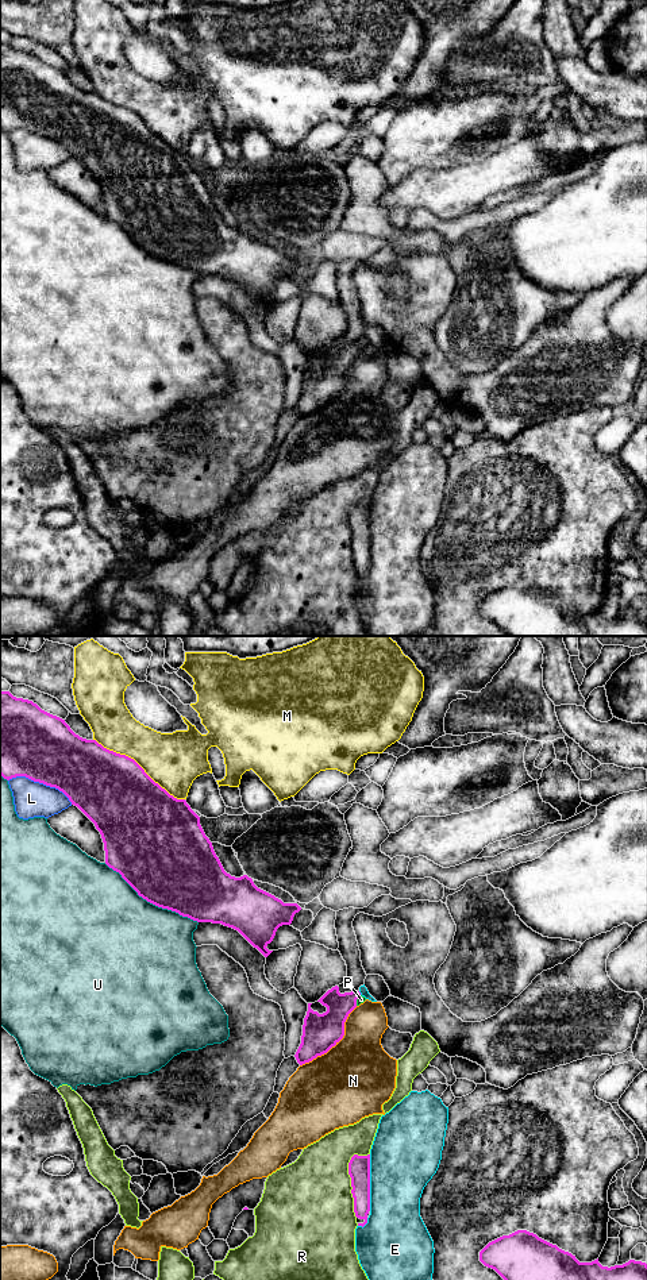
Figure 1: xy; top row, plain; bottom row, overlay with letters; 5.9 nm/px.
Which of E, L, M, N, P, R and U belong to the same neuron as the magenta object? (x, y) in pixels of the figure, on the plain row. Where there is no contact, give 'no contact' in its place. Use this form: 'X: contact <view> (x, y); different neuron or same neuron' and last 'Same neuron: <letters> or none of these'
E: contact xy (369, 535); different neuron
L: contact xy (41, 134); different neuron
M: contact xy (139, 118); different neuron
N: contact xy (337, 393); different neuron
P: contact xy (357, 350); same neuron
R: contact xy (351, 531); different neuron
U: contact xy (150, 254); different neuron
Same neuron: P

